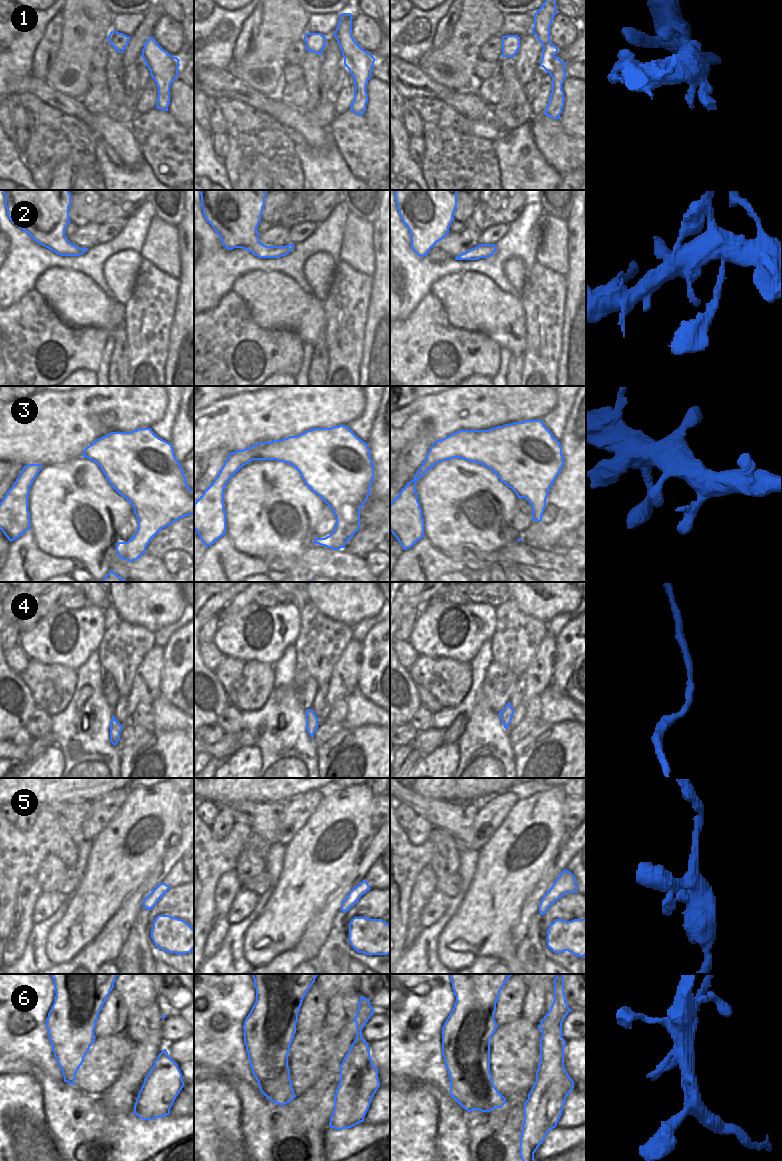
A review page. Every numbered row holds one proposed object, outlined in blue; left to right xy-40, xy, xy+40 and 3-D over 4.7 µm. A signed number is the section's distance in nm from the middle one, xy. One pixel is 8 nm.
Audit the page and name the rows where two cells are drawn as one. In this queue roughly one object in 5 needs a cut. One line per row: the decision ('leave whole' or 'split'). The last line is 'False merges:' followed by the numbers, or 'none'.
1: leave whole
2: leave whole
3: leave whole
4: leave whole
5: leave whole
6: split
False merges: 6

